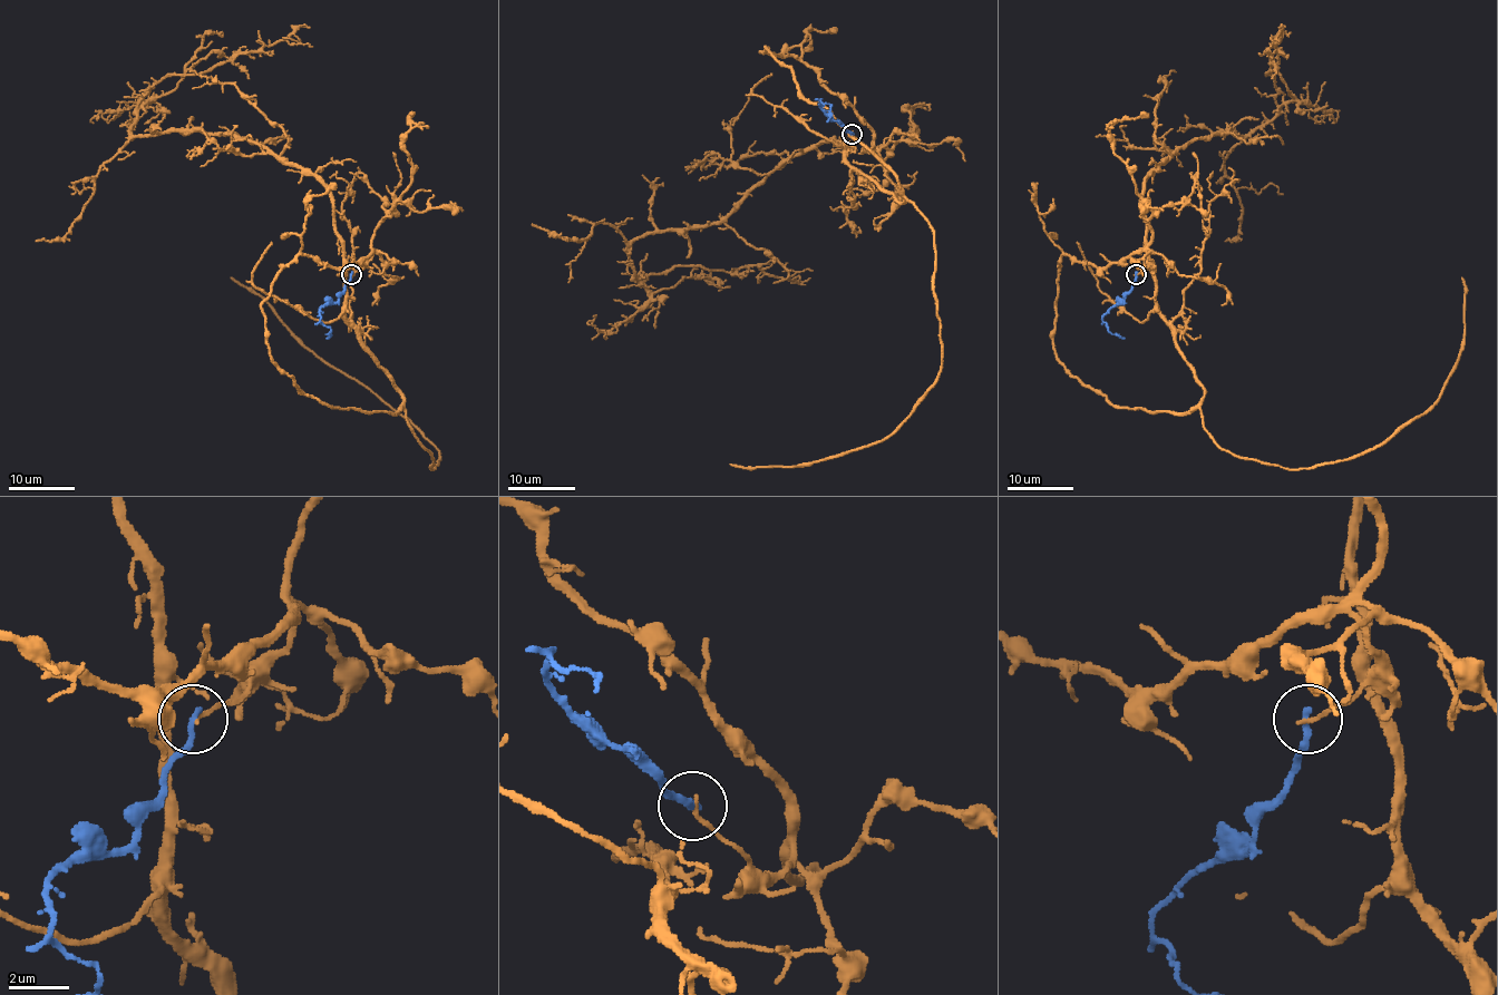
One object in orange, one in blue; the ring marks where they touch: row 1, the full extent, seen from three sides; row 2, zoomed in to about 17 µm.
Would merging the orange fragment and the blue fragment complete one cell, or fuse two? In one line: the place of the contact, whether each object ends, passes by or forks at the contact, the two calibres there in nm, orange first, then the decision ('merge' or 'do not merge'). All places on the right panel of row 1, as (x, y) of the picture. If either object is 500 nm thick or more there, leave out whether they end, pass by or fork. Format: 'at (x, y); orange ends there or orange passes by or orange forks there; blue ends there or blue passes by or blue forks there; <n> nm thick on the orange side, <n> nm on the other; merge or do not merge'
at (1136, 274); orange ends there; blue ends there; 130 nm thick on the orange side, 240 nm on the other; do not merge

